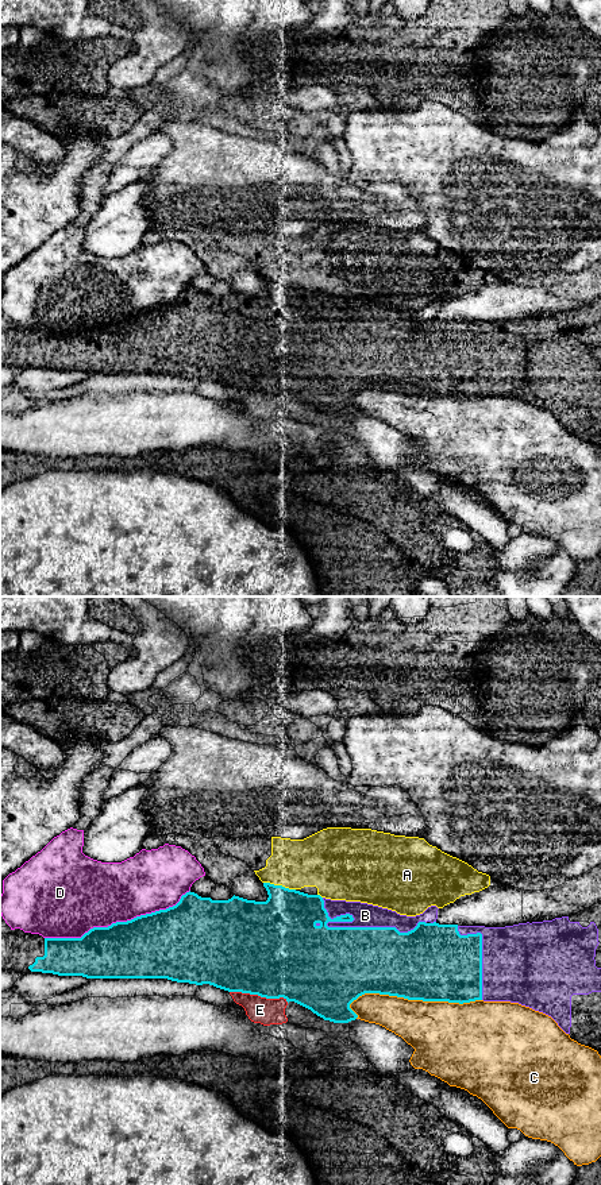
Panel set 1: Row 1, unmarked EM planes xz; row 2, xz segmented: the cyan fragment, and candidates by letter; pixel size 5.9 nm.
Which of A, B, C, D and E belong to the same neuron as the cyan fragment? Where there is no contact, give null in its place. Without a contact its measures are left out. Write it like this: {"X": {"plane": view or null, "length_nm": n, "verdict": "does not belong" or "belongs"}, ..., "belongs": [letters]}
{"A": {"plane": "xz", "length_nm": 200, "verdict": "does not belong"}, "B": {"plane": "xz", "length_nm": 650, "verdict": "belongs"}, "C": {"plane": "xz", "length_nm": 800, "verdict": "does not belong"}, "D": {"plane": "xz", "length_nm": 900, "verdict": "does not belong"}, "E": {"plane": "xz", "length_nm": 360, "verdict": "does not belong"}, "belongs": ["B"]}

